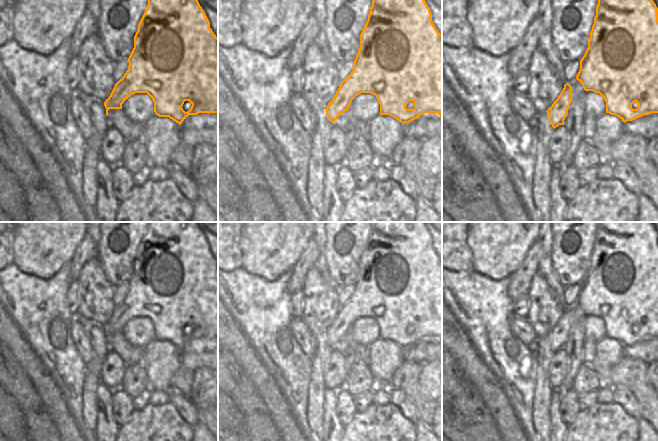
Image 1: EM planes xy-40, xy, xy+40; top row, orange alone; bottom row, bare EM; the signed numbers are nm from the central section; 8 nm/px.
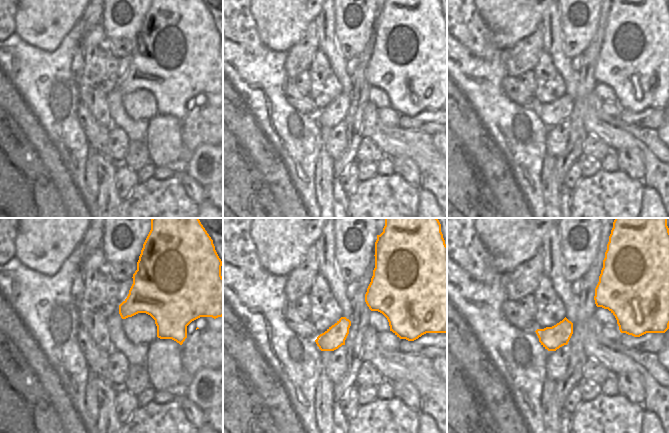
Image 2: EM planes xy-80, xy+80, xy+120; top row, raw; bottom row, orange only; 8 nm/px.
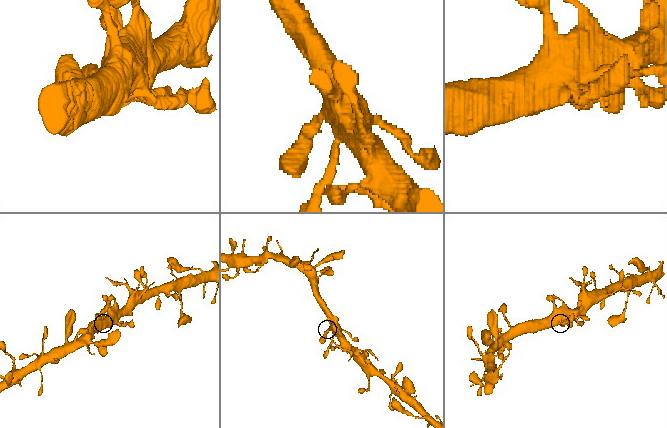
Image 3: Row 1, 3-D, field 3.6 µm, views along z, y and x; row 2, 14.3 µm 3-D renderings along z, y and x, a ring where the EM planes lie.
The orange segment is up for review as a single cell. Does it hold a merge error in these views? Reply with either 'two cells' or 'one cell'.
one cell

